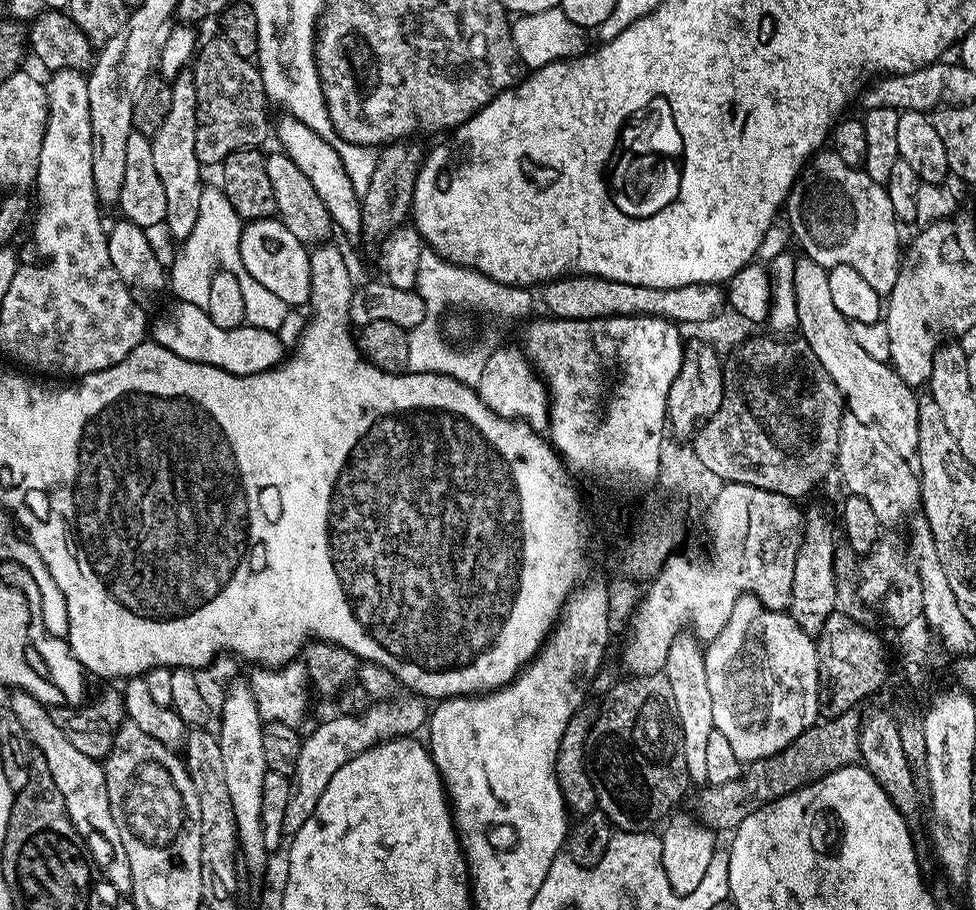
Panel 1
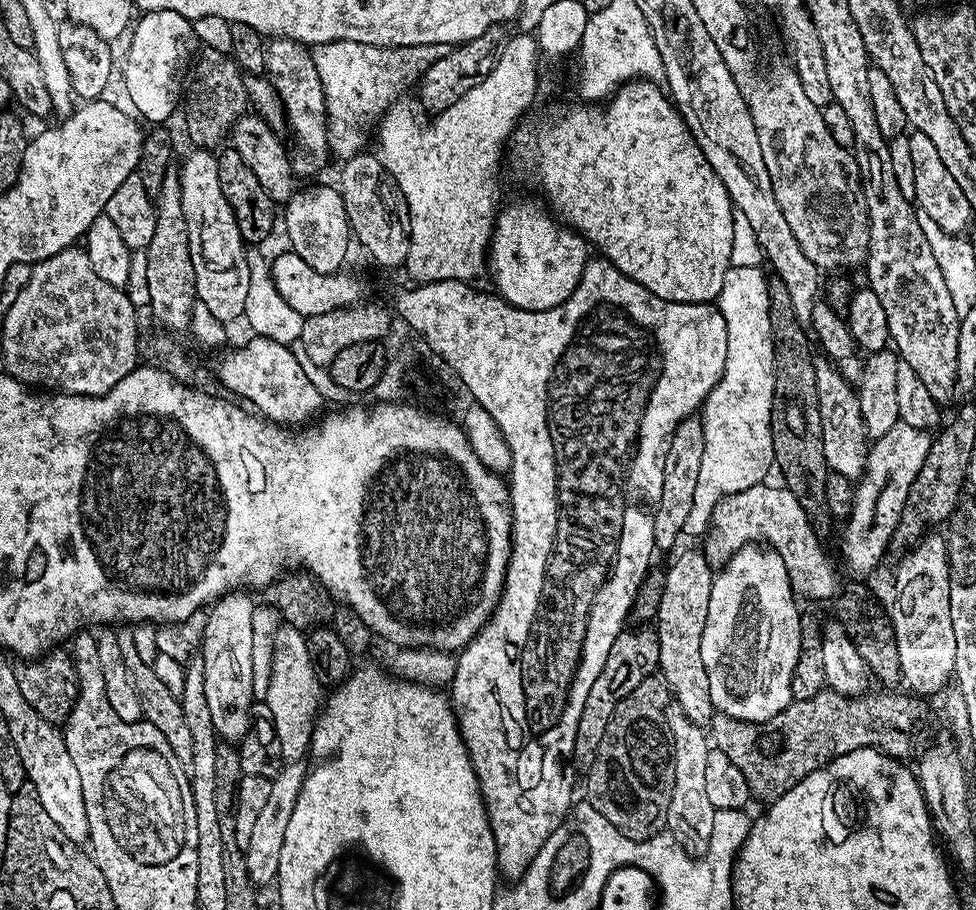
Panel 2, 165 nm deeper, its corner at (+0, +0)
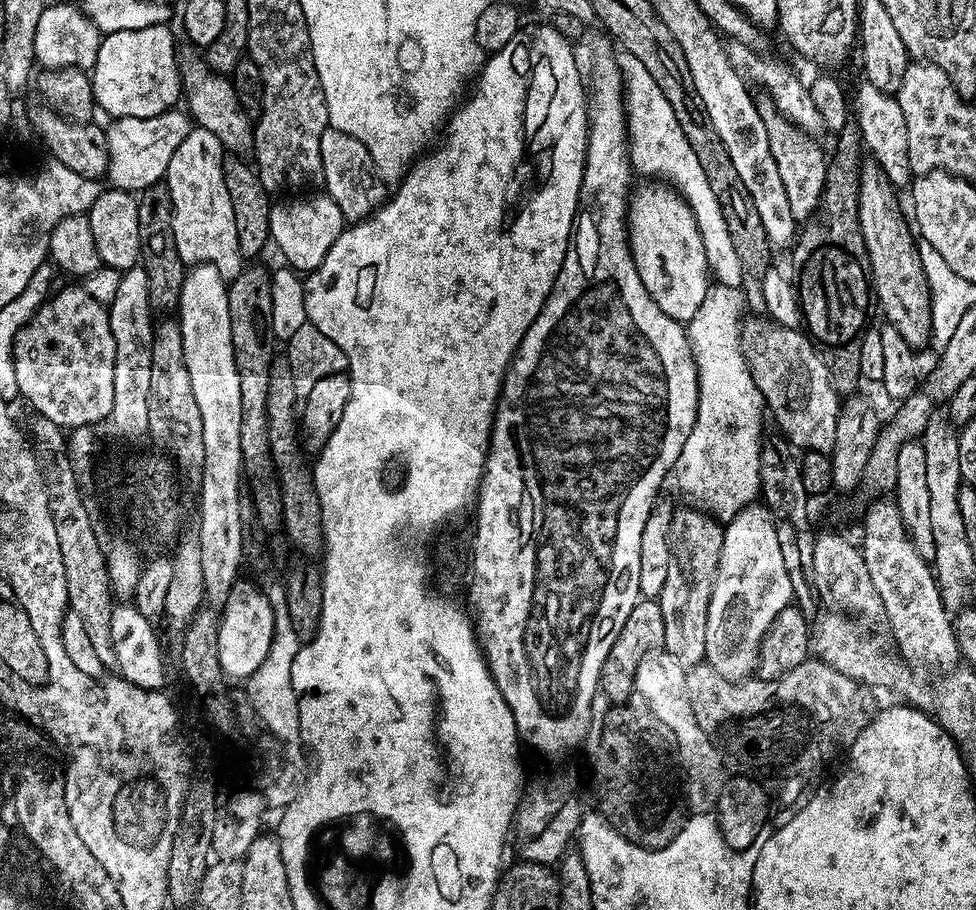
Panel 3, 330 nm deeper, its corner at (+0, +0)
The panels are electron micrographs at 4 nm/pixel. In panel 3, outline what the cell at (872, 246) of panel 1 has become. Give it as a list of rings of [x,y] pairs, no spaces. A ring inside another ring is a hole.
[[[772,106],[763,109],[766,122],[766,134],[770,138],[770,154],[774,154],[774,162],[778,162],[778,175],[782,178],[782,186],[786,186],[786,199],[790,202],[790,214],[794,214],[797,222],[804,222],[819,209],[820,198],[824,194],[824,182],[828,179],[828,163],[826,154],[814,144],[813,137],[797,128],[787,117],[780,115]]]

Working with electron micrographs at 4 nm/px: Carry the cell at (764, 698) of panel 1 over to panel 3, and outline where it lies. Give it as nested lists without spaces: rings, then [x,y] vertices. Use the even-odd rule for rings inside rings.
[[[753,502],[727,521],[724,528],[722,554],[718,558],[718,574],[714,582],[714,594],[710,594],[710,614],[706,614],[706,654],[707,664],[714,666],[718,674],[728,680],[743,682],[757,671],[760,663],[760,644],[766,630],[778,618],[783,608],[793,603],[790,574],[786,562],[782,562],[782,550],[778,546],[778,534],[774,534],[772,513],[763,503]]]

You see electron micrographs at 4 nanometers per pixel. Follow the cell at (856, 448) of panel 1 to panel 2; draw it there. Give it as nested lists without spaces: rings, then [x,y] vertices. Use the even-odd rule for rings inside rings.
[[[820,358],[814,366],[814,378],[818,386],[818,406],[822,418],[822,450],[826,454],[826,462],[829,469],[849,478],[859,478],[864,474],[864,462],[866,459],[866,433],[862,414],[860,413],[860,397],[857,389],[848,385],[848,380],[836,368],[837,365],[831,359]]]

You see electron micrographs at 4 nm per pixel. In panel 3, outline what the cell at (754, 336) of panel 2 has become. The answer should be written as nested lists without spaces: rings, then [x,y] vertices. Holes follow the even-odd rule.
[[[716,282],[702,298],[698,314],[686,324],[700,380],[700,397],[696,421],[684,443],[676,475],[691,501],[702,505],[721,522],[736,517],[757,499],[760,491],[760,445],[765,429],[763,418],[756,416],[756,412],[763,413],[766,405],[740,348],[745,316],[743,291]]]

